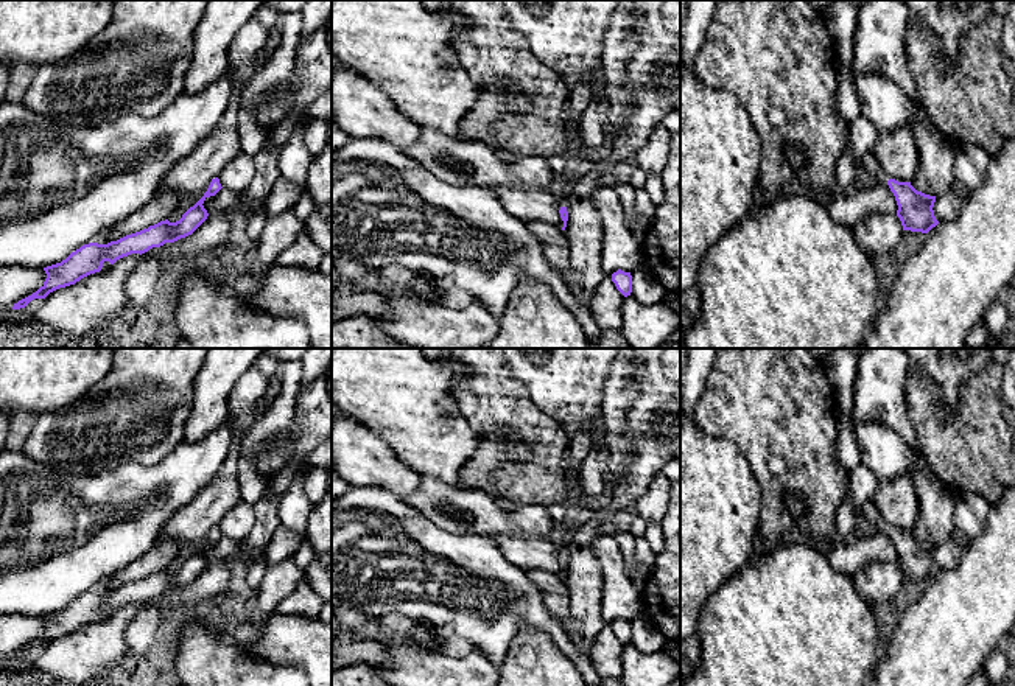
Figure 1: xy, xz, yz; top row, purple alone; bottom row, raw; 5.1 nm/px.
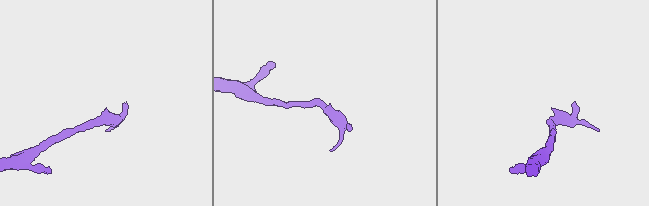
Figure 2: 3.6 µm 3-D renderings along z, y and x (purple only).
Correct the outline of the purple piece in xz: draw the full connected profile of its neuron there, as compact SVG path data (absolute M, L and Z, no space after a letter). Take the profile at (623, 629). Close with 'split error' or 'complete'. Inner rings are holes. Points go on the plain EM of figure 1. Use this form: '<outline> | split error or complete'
M618 618L612 622L612 630L615 632L616 638L624 644L630 644L632 641L632 624L630 621L624 621Z | complete

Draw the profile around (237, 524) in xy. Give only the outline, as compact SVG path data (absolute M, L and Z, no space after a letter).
M240 501L230 509L218 524L223 537L241 543L252 530L254 507L246 501Z

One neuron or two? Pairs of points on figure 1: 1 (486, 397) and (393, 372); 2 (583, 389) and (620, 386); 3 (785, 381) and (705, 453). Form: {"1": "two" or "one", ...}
{"1": "two", "2": "two", "3": "two"}

